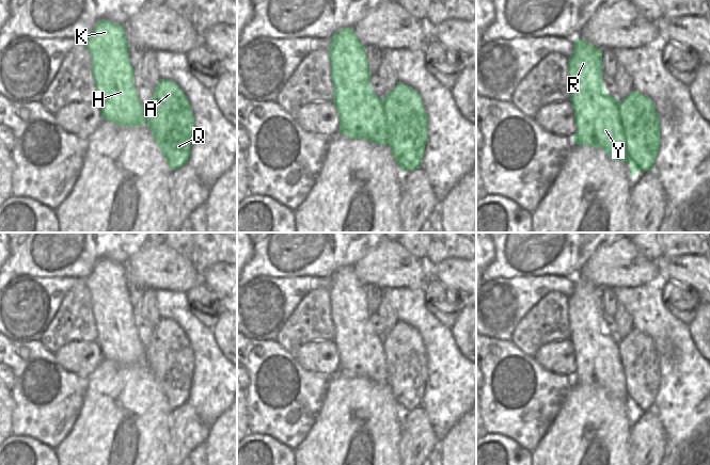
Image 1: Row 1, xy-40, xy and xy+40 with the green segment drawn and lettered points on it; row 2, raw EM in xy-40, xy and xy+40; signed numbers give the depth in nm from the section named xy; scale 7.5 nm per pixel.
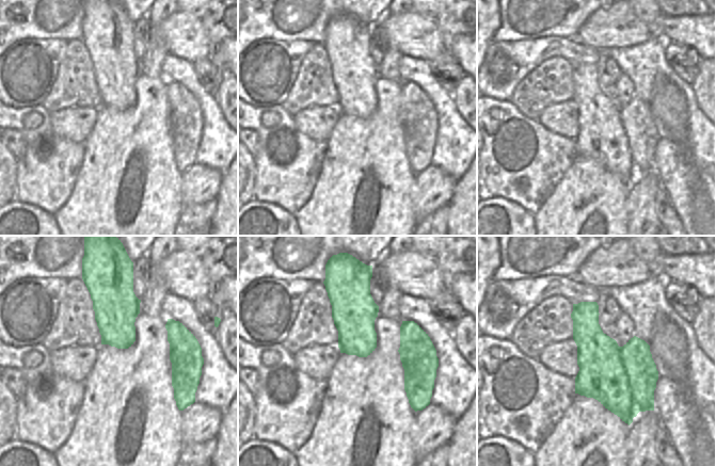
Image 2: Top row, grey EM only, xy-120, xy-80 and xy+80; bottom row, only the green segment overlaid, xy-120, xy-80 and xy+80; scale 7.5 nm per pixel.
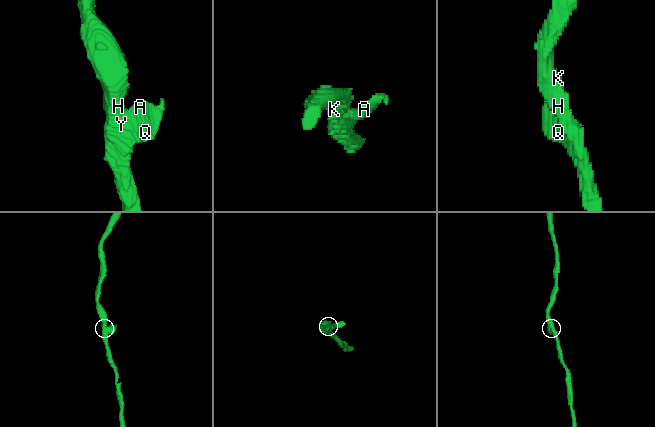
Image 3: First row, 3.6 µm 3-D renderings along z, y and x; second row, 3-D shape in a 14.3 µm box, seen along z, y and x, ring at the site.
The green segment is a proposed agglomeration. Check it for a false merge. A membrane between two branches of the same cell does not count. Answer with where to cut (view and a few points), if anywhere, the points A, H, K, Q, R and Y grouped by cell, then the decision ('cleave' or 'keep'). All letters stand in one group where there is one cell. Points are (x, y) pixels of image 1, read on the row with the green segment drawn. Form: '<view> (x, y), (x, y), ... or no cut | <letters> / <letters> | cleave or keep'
xy+40 (618, 102), (620, 122), (627, 144), (628, 161) | A Q / H K R Y | cleave

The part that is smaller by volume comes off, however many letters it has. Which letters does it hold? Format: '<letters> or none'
A, Q.

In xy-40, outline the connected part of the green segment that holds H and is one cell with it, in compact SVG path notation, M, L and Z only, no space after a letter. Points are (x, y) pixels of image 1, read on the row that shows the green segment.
M101 19L84 43L92 59L92 76L97 93L96 103L102 119L121 126L142 126L147 119L147 114L139 101L132 82L135 69L130 65L128 57L128 42L124 26Z

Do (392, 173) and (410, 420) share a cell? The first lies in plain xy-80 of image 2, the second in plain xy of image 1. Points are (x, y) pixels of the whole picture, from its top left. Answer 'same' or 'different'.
different

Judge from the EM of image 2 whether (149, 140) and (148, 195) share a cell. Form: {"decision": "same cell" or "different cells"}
{"decision": "same cell"}

